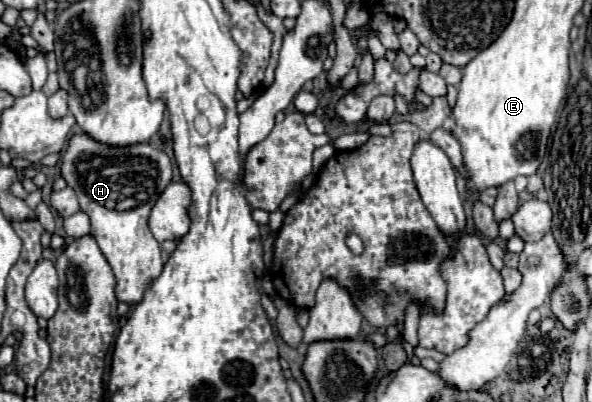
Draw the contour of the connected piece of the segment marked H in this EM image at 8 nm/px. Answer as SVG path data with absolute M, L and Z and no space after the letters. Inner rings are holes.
M77 134L63 154L61 174L75 190L81 210L91 218L91 236L97 240L117 280L117 300L129 306L143 298L145 286L163 270L163 260L155 258L155 238L147 228L147 218L151 204L155 204L155 192L163 192L171 182L171 172L169 156L155 142L111 148Z

